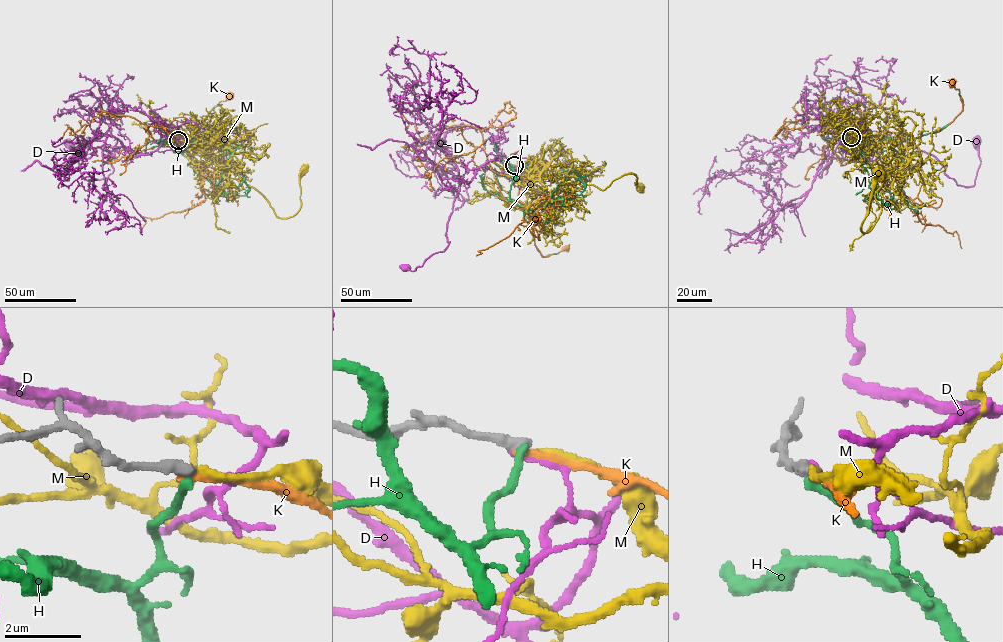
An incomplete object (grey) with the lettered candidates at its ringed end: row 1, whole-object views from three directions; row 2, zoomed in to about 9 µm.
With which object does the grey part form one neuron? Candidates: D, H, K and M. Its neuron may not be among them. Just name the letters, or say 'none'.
M

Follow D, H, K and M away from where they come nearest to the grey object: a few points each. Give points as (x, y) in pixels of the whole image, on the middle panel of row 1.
D: (514, 165), (513, 172), (497, 157), (469, 181), (460, 181), (447, 222), (449, 243), (414, 271), (405, 267)
H: (514, 165), (510, 199), (531, 209), (579, 195), (585, 187), (577, 179), (578, 173)
K: (514, 165), (530, 173), (519, 189), (518, 199), (525, 206), (535, 246), (543, 256), (564, 248)
M: (514, 165), (538, 176), (546, 194), (553, 198), (588, 184), (603, 190), (629, 174), (637, 177), (639, 186)

